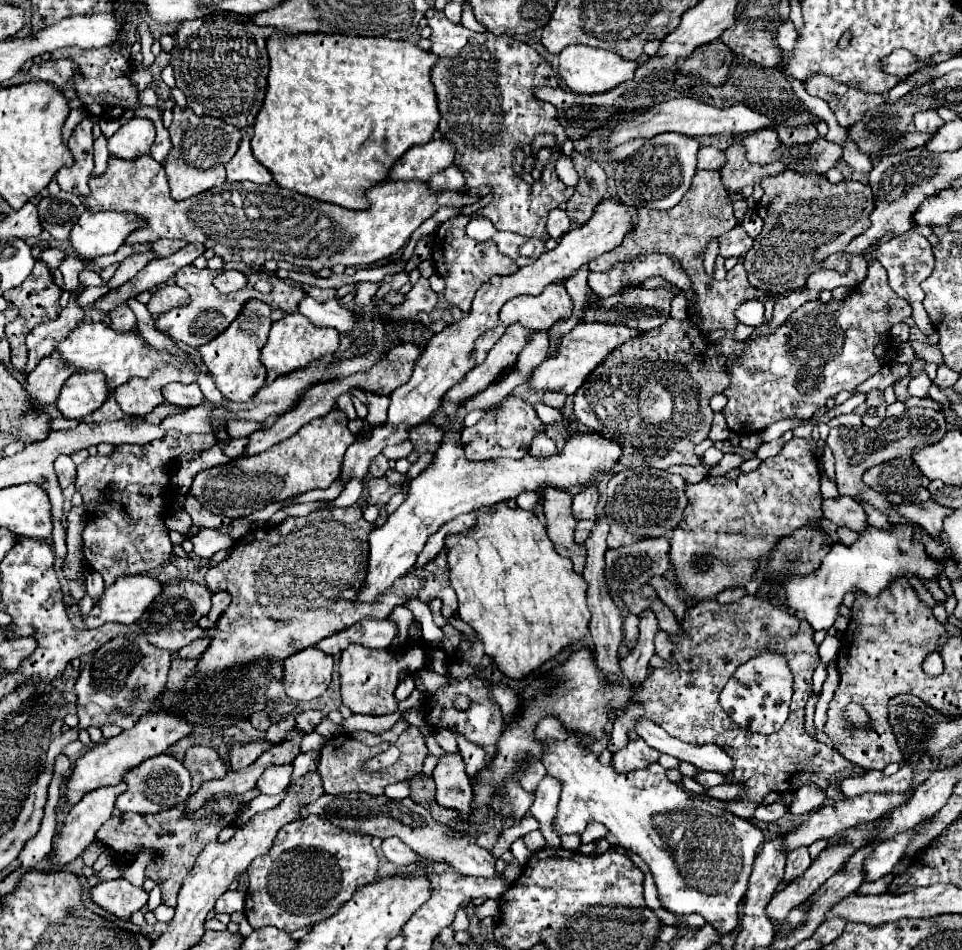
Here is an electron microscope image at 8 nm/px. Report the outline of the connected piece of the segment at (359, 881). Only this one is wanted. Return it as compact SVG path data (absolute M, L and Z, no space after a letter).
M310 815L284 825L272 849L256 857L248 867L250 887L246 891L246 919L252 929L274 925L282 931L296 931L332 917L358 887L374 881L378 857L368 833L346 831L330 821Z

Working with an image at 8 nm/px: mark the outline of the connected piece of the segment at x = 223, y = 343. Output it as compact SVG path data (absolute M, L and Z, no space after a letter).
M248 301L238 319L222 335L218 335L216 339L198 349L208 373L216 381L216 387L230 401L244 403L252 399L264 385L266 369L260 363L260 351L268 339L268 329L272 325L270 313L272 309L266 307L262 301Z

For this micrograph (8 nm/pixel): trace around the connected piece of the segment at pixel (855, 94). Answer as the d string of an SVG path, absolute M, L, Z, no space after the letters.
M816 75L804 85L810 95L820 97L830 105L838 123L846 129L862 121L868 111L884 103L884 95L866 95L864 91L854 91L852 87L846 87L826 75Z

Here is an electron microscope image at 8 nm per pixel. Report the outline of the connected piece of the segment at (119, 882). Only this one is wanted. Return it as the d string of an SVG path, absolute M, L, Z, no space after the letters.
M120 877L114 881L102 881L90 889L90 899L118 919L128 921L134 911L140 911L146 905L148 893L142 887L134 887Z

